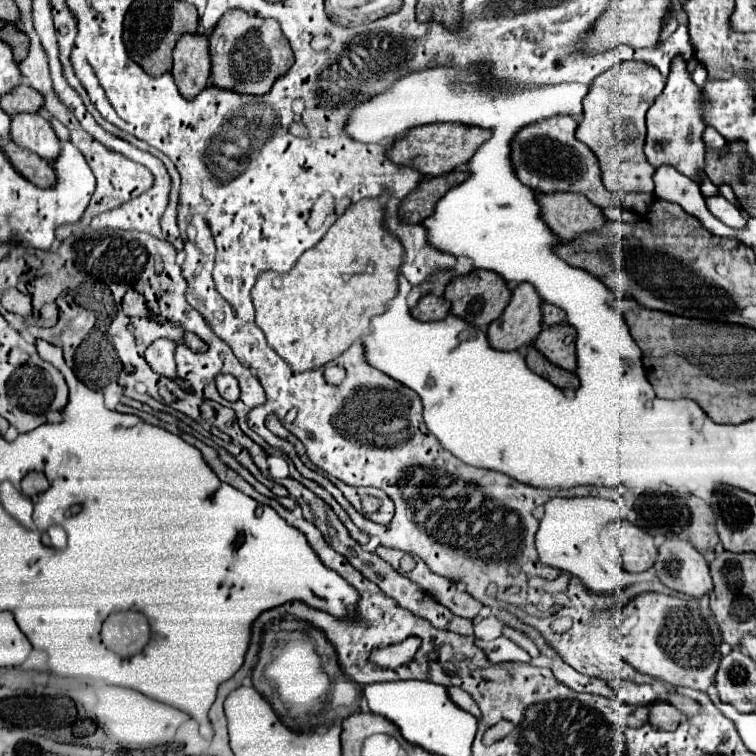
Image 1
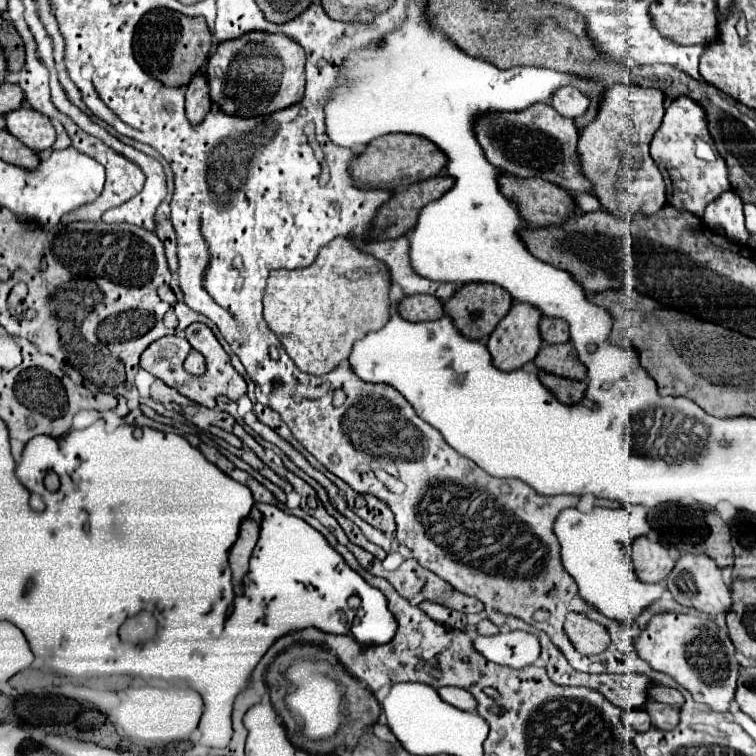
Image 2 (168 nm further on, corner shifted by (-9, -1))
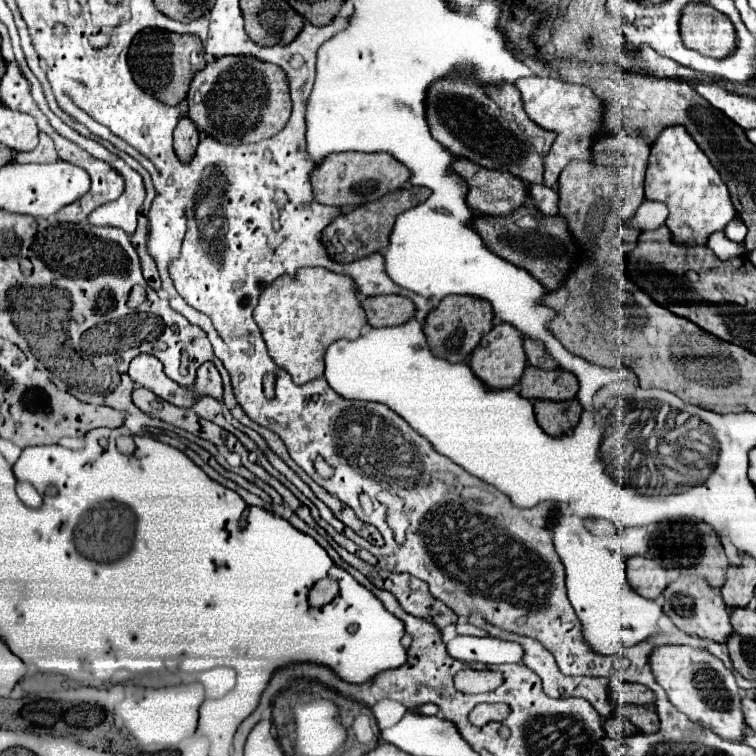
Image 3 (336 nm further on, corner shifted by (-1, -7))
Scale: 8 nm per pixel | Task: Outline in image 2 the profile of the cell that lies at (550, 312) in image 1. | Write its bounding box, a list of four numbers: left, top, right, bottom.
[540,316,570,344]

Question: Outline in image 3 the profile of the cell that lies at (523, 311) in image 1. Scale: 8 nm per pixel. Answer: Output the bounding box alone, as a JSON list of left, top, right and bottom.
[468,324,526,390]

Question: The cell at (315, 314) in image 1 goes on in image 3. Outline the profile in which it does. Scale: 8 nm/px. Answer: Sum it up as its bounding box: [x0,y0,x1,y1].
[254,268,366,384]

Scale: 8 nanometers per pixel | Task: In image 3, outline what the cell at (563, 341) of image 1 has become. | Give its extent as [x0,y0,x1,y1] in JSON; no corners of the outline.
[520,366,578,400]

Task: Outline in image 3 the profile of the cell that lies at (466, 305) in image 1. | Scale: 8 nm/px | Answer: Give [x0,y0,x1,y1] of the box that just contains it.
[424,296,494,364]

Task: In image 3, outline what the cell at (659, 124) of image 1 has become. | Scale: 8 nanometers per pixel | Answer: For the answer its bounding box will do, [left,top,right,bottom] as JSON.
[644,126,736,246]

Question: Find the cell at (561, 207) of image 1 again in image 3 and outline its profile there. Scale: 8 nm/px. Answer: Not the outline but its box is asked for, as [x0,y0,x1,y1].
[450,158,528,216]

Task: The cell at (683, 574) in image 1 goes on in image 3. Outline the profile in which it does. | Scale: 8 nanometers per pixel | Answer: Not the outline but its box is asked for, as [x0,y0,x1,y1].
[662,578,732,644]

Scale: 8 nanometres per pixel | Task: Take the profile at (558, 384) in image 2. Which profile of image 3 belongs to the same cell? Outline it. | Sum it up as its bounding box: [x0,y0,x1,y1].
[532,400,582,436]

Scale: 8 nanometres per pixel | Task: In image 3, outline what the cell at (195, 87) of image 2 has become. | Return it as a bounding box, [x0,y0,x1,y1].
[174,118,200,162]

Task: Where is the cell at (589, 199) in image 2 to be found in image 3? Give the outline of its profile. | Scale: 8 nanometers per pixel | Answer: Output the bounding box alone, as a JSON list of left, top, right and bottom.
[528,184,558,216]

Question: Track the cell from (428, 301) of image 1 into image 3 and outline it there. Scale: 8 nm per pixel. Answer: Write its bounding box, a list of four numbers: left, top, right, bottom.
[362,296,414,328]

